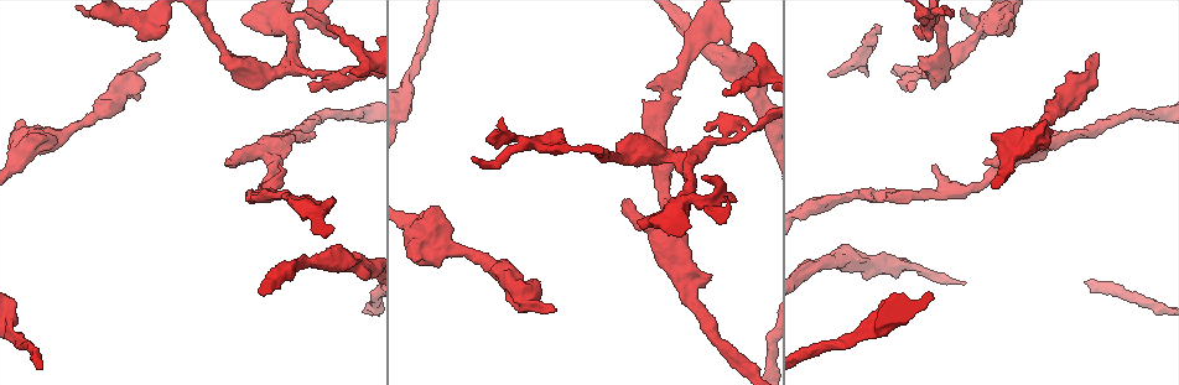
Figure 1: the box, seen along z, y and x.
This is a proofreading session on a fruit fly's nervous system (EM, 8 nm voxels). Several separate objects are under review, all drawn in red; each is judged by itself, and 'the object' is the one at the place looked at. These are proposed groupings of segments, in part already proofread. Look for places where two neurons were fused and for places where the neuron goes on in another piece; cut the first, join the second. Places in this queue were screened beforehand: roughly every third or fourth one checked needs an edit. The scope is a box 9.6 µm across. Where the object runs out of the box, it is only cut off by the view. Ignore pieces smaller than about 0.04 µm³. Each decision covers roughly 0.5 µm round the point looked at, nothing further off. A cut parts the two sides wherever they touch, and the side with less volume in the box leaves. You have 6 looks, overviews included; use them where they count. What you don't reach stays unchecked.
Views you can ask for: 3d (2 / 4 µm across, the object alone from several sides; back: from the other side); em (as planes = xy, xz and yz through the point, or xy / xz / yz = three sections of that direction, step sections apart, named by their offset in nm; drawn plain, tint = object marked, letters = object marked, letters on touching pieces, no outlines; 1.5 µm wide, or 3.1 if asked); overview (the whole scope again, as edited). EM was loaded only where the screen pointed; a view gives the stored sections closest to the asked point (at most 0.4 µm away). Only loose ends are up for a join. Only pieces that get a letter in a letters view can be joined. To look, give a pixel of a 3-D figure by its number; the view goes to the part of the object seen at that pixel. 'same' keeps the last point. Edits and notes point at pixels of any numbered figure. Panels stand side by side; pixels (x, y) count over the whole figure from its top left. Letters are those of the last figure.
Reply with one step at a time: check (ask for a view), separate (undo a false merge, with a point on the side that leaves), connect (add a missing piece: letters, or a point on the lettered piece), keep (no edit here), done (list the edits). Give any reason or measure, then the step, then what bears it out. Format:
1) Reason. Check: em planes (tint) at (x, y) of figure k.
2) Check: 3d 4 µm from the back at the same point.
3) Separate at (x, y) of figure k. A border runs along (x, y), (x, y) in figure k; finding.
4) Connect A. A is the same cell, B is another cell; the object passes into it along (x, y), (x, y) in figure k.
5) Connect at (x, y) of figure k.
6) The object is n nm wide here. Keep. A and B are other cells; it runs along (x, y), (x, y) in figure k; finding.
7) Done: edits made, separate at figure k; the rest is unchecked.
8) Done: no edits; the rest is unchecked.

Free end. Check: 3d 4 µm at (727, 43) of figure 1.

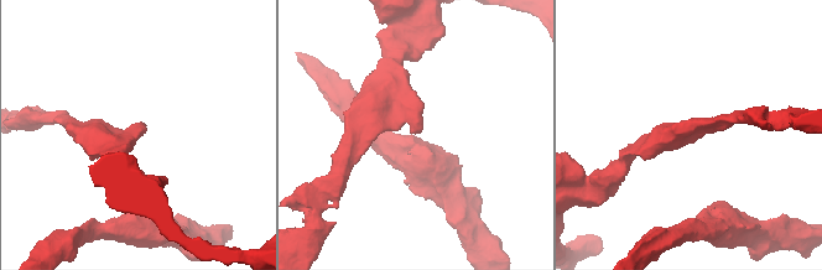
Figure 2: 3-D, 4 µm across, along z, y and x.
Check: em planes (tint) at (136, 132) of figure 2.

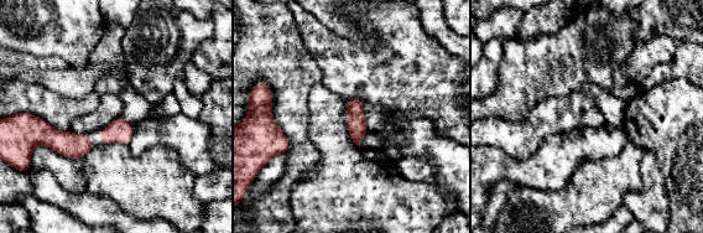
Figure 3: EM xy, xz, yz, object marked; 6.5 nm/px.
See the neighbours. Check: em planes (letters) at the same point.

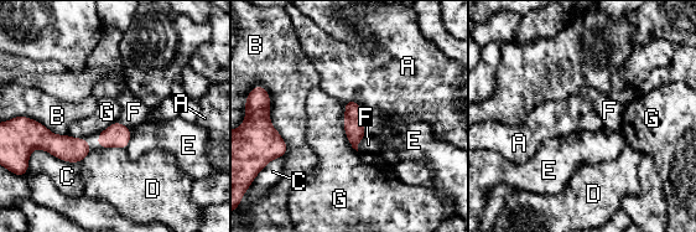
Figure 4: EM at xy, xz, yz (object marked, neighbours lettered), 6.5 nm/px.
Keep. A, B, C, D, E, F and G are other cells; a border runs along (98, 147), (120, 147), (125, 149) in figure 4; none of them fits.

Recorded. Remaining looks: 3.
An open end. Check: 3d 2 µm at (932, 165) of figure 1.

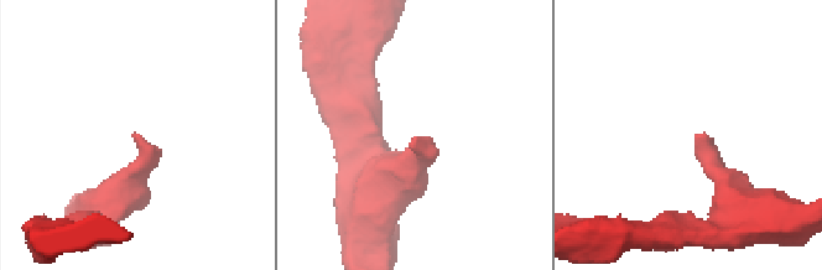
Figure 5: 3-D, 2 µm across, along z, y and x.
Check: em yz step 4 (letters) at (415, 137) of figure 5.

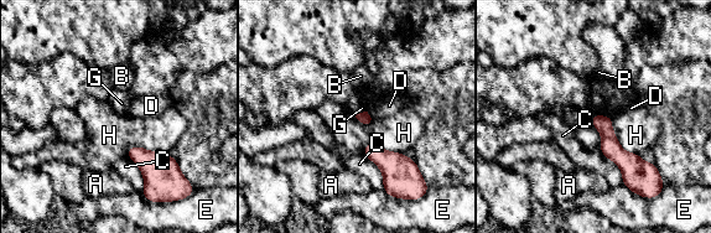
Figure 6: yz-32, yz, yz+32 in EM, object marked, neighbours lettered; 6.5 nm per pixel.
The longest contact is with C, 280 nm. Keep. A, B, C, D, E, G and H are other cells; none of them fits.

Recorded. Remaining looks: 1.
Branch stops here. Check: em planes (letters) at (723, 92) of figure 1.

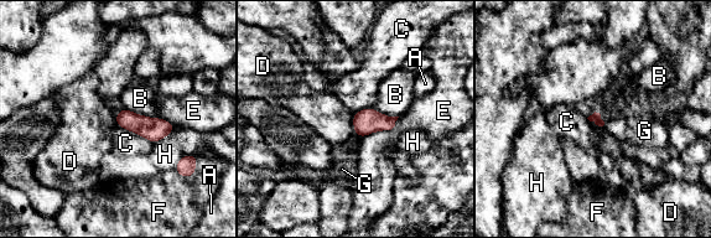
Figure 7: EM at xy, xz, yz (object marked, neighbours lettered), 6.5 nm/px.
Keep. A, B, C, D, E, F, G and H are other cells; a border runs along (595, 110), (603, 122), (602, 127) in figure 7; no lettered piece goes on from it.

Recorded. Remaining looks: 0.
Done: no edits; the rest is unchecked.

